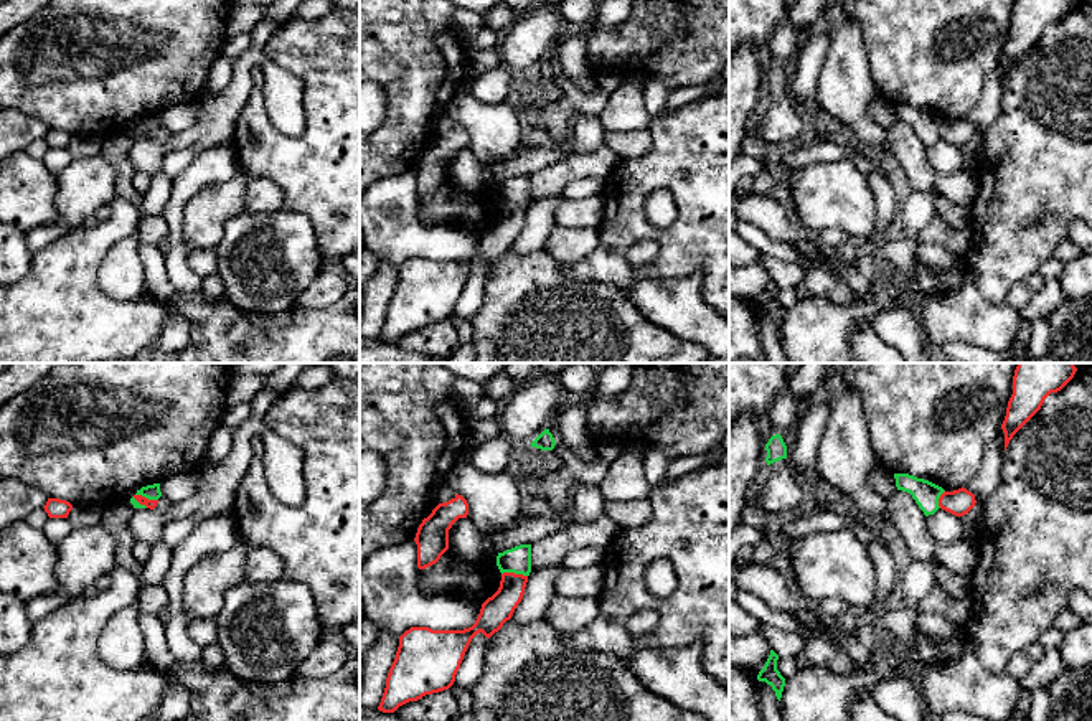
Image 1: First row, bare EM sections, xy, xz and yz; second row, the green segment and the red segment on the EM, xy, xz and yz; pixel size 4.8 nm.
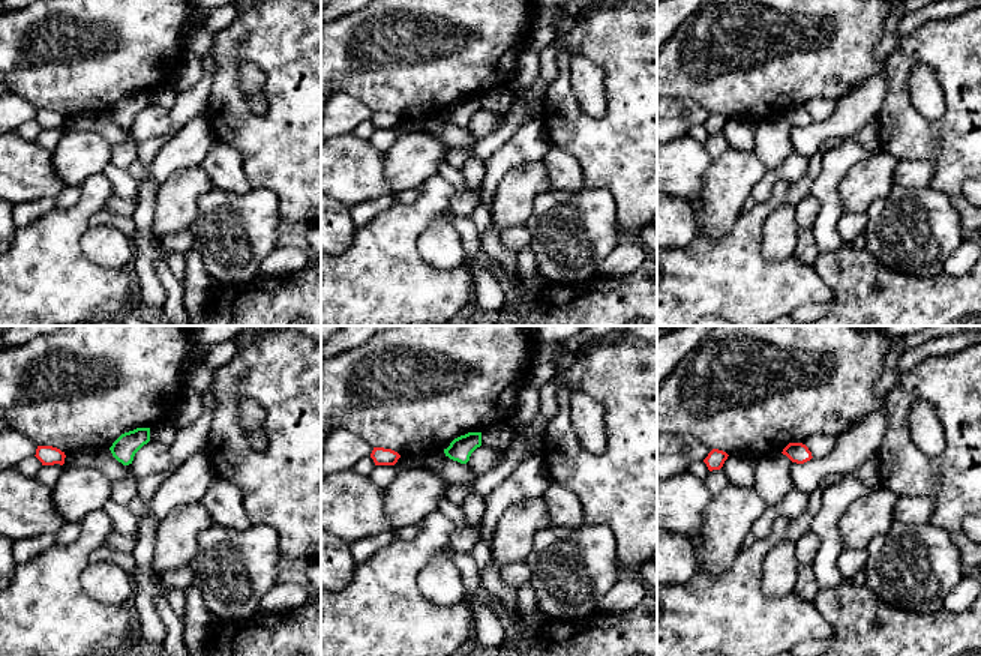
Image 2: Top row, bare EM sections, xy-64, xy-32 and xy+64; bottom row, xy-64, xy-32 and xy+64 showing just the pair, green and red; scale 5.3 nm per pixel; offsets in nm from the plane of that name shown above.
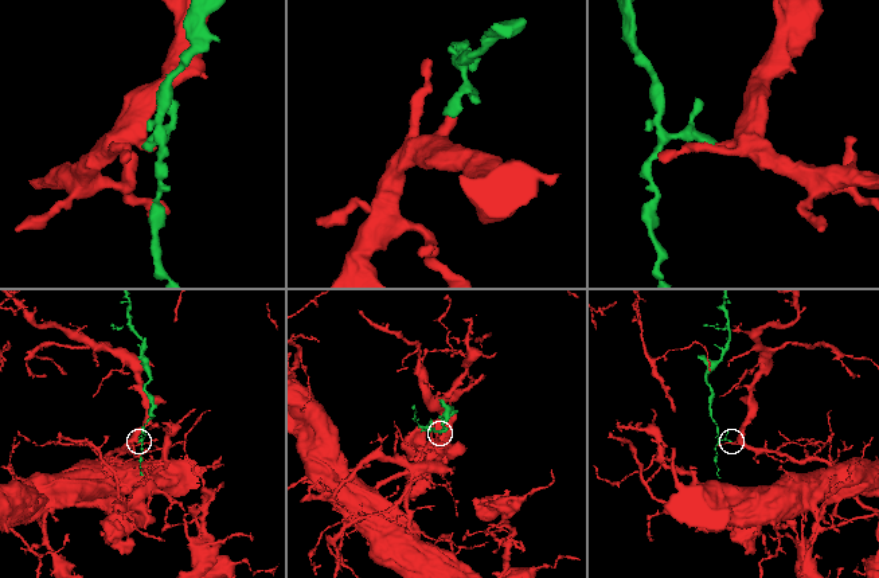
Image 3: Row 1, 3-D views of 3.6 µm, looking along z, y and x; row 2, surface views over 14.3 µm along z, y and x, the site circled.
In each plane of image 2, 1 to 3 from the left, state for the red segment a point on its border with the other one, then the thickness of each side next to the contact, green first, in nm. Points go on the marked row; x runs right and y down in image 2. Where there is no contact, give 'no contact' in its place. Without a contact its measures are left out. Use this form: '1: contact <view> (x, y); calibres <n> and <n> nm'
1: no contact
2: no contact
3: no contact

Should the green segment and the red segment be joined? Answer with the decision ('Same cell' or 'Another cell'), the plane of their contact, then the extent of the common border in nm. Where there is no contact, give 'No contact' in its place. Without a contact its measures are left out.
Another cell. Touches green in xy. Shared border 130 nm

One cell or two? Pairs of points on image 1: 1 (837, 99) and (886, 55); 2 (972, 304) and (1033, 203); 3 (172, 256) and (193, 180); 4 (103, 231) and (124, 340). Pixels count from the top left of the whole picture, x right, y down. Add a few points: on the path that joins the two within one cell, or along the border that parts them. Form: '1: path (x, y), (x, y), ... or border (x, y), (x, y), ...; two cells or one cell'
1: border (860, 30), (870, 75), (876, 88); two cells
2: border (969, 271), (975, 286), (990, 301), (1007, 304); two cells
3: path (175, 238), (175, 207), (178, 198); one cell
4: path (86, 258), (86, 302), (98, 314); one cell

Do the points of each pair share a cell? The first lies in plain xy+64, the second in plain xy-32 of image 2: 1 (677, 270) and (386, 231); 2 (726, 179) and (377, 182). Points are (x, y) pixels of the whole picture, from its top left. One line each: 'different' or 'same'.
1: same
2: different

